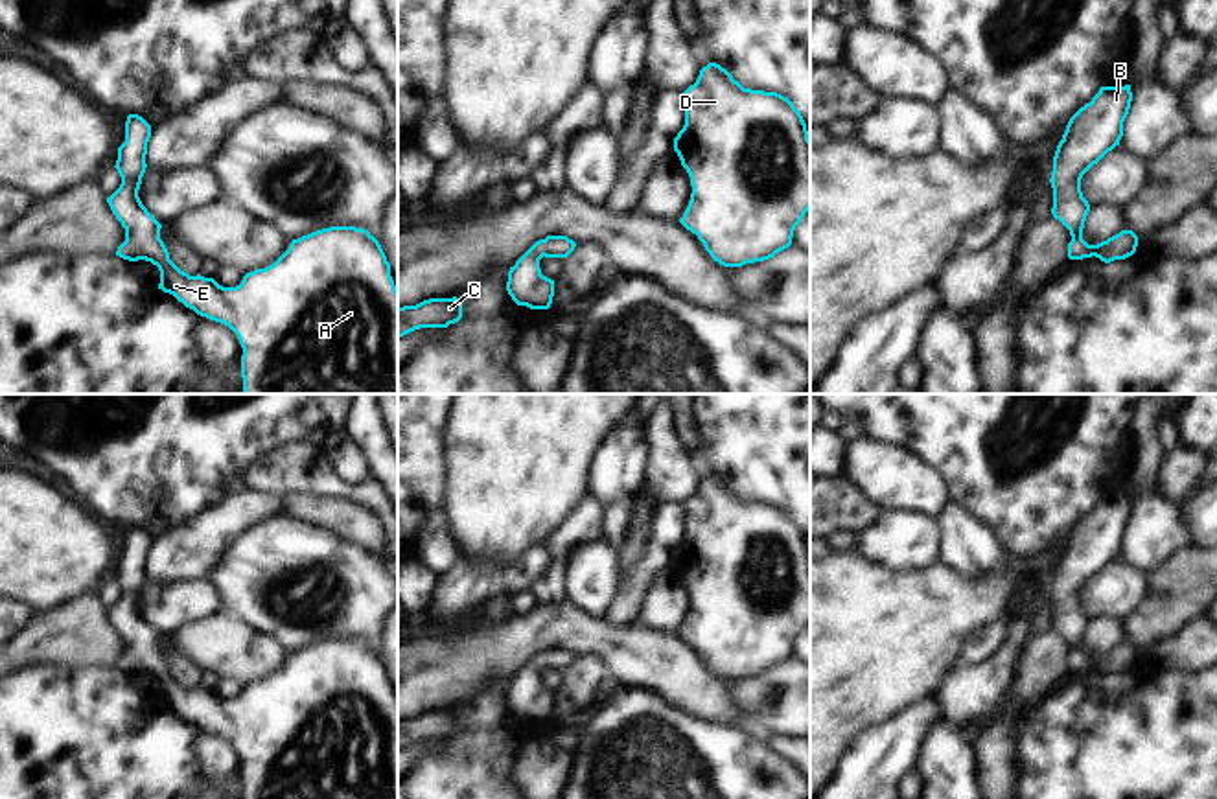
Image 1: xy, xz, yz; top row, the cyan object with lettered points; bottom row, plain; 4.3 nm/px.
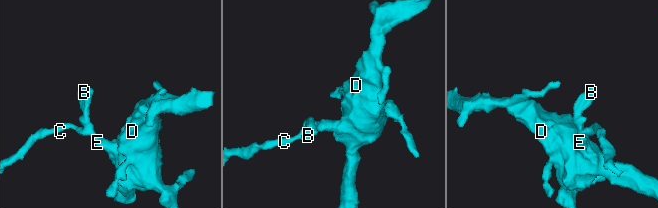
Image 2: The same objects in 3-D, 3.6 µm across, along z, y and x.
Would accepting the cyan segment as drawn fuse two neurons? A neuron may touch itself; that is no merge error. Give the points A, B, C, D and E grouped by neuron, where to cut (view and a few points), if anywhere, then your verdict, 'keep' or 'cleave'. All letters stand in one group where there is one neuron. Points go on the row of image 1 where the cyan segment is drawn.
A B C D E | no cut | keep

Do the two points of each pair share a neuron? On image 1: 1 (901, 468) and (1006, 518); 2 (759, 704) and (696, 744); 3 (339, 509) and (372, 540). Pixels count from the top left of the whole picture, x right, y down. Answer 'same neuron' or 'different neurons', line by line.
1: different neurons
2: different neurons
3: same neuron

